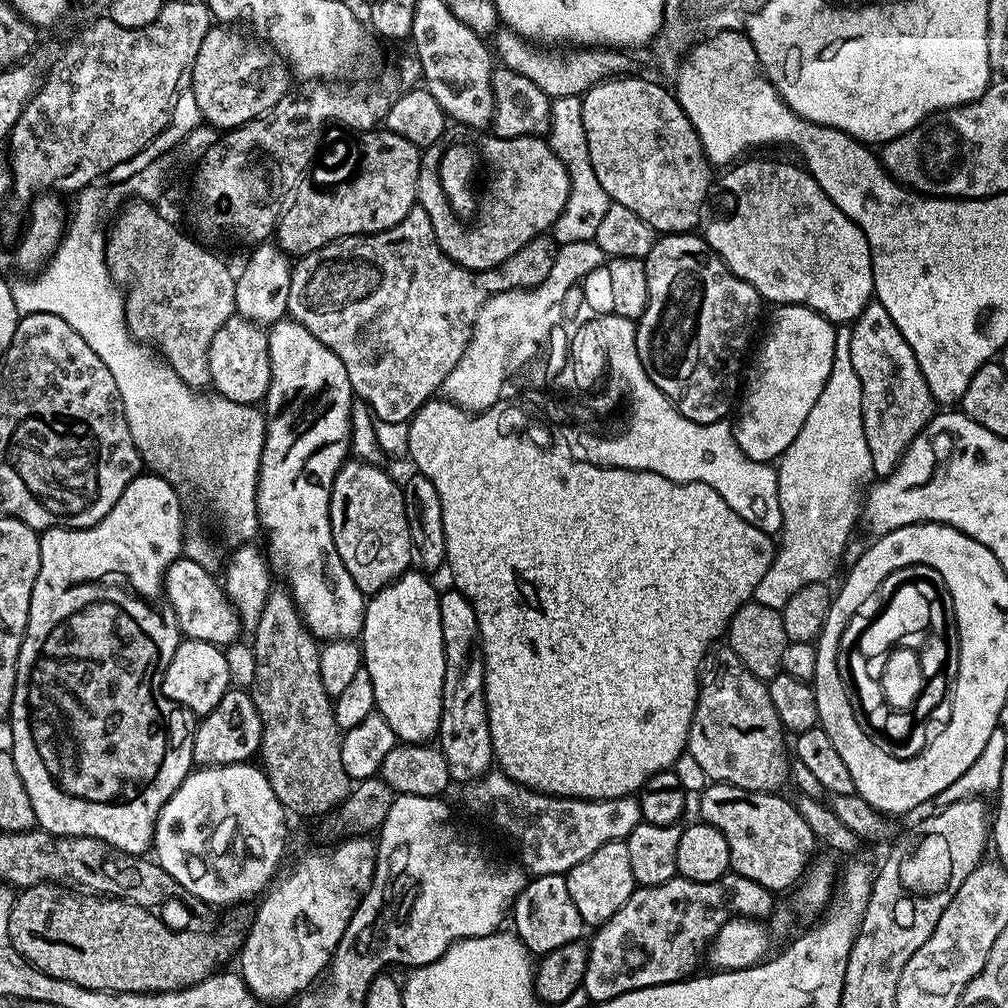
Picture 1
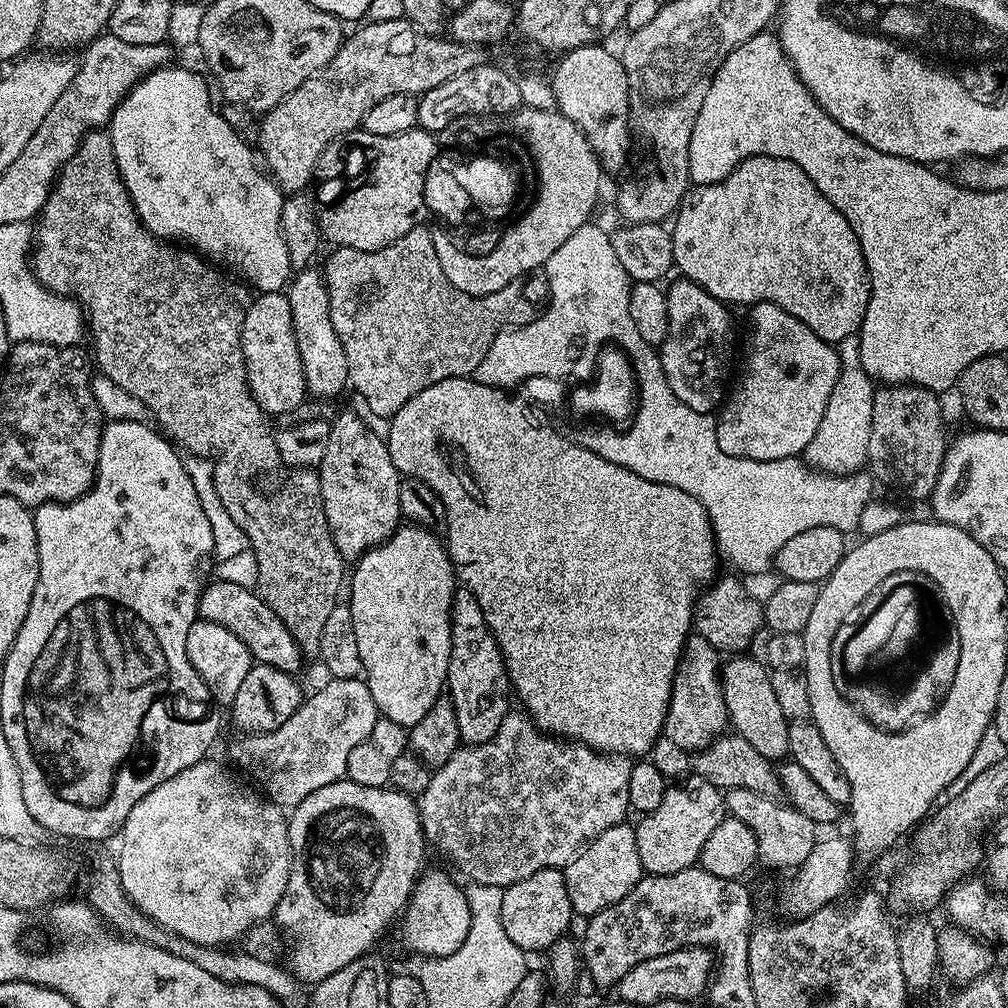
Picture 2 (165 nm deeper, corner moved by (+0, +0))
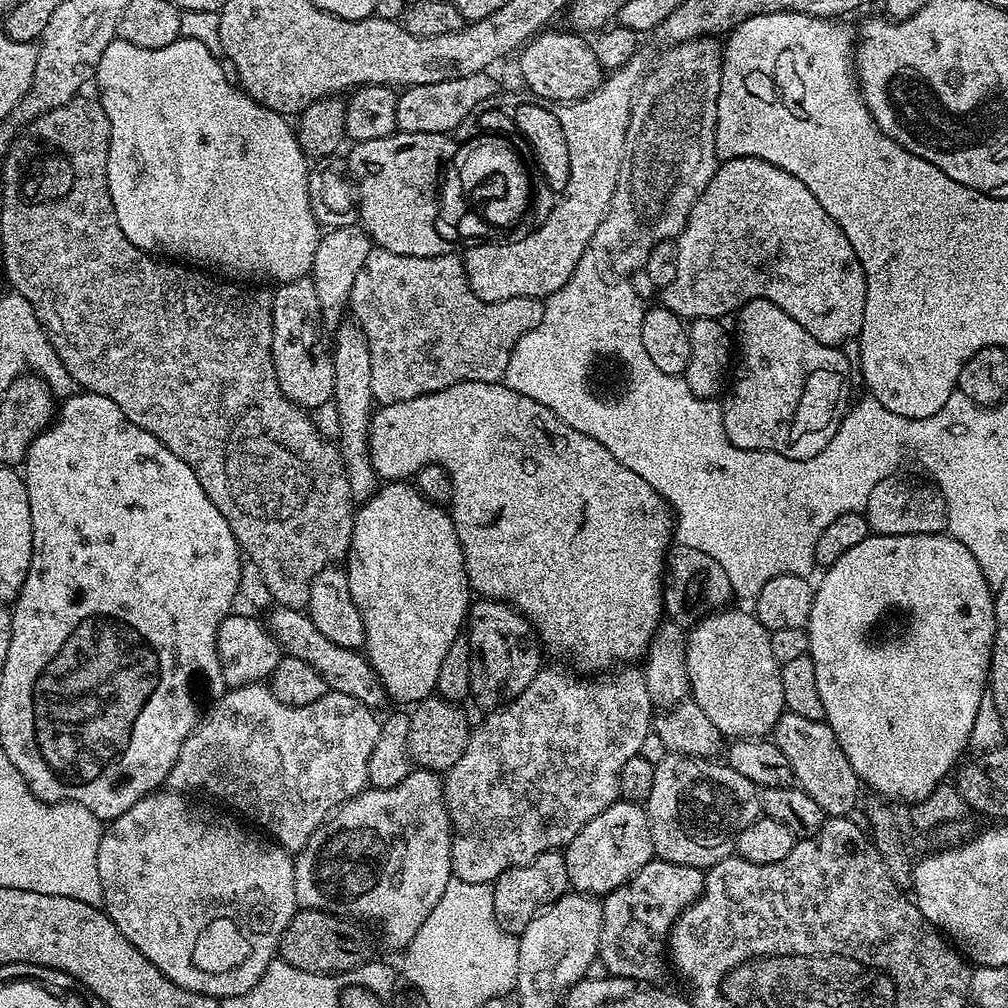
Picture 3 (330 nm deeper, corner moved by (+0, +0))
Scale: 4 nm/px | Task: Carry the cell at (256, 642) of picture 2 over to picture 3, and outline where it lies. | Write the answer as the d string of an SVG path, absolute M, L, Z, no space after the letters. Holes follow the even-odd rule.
M276 606L268 614L266 627L276 637L281 649L287 655L302 658L302 662L310 662L310 666L314 666L314 670L318 670L318 674L322 674L329 690L350 694L350 698L358 698L358 702L362 702L366 707L380 710L384 700L386 701L386 693L378 674L372 669L372 663L369 662L363 651L334 646L334 642L330 642L330 638L325 638L319 632L318 626L314 626L307 611Z

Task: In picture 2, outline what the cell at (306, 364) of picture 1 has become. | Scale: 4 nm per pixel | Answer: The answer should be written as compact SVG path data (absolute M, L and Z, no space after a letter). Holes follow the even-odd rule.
M316 266L299 269L291 277L286 295L294 318L294 338L298 342L298 354L302 358L309 393L316 398L336 398L332 396L349 387L348 363L346 350L342 342L338 342L338 334L334 334L334 322L330 322L330 298L321 269Z

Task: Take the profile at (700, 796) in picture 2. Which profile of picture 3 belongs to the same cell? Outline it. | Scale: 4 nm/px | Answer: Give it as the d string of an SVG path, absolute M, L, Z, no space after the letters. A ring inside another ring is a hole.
M669 752L655 765L654 786L646 801L653 853L666 862L701 870L733 855L736 836L762 814L757 784L712 758L701 762L694 756Z

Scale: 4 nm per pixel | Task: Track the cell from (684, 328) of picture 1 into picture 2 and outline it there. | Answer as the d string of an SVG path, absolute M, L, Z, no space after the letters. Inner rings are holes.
M676 278L672 285L667 285L666 291L670 326L666 338L658 346L666 382L670 382L670 390L674 390L674 394L678 394L678 398L686 402L690 410L715 413L723 405L726 389L729 387L728 363L732 360L732 316L728 313L731 312L729 305L723 300L714 298L706 289L692 280Z

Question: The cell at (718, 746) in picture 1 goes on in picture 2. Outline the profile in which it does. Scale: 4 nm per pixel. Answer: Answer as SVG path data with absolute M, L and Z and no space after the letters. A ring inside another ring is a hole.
M692 634L689 635L684 644L684 653L680 655L680 665L676 667L674 682L672 683L672 693L670 694L670 706L666 714L666 722L662 735L670 738L677 746L682 746L690 754L695 754L707 744L713 744L725 735L730 728L730 719L726 708L726 698L724 697L724 681L722 679L722 656L716 651L706 638Z

